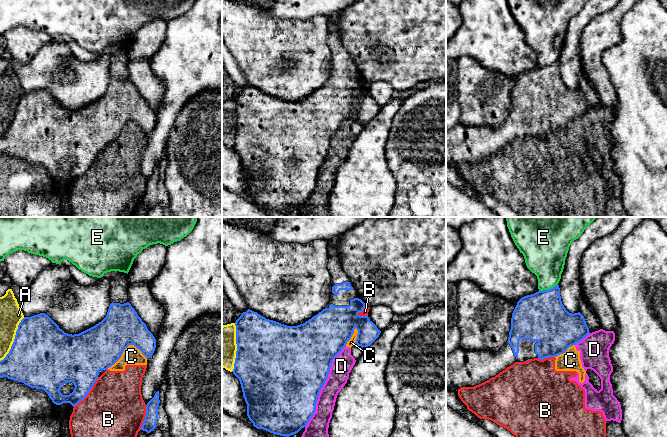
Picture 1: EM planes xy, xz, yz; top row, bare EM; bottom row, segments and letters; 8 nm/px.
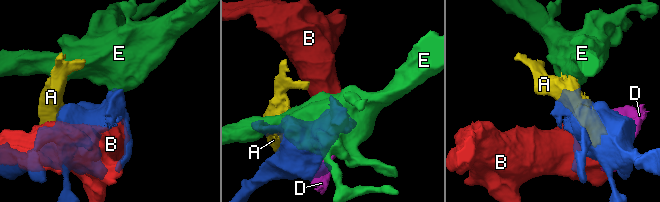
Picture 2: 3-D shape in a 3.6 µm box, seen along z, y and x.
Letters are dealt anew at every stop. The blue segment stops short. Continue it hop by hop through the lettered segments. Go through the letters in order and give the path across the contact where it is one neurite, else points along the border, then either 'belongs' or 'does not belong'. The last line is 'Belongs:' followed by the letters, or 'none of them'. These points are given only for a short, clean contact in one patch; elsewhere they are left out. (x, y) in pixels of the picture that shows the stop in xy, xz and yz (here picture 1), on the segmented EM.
A: does not belong
B: does not belong
C: does not belong
D: does not belong
E: border along yz (557, 284), (550, 288), (539, 290); does not belong
Belongs: none of them

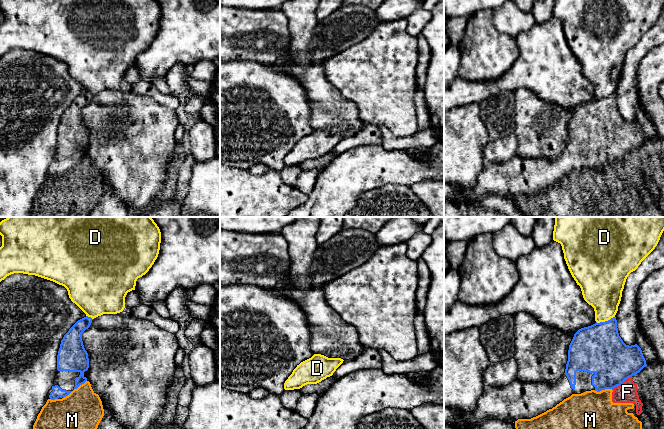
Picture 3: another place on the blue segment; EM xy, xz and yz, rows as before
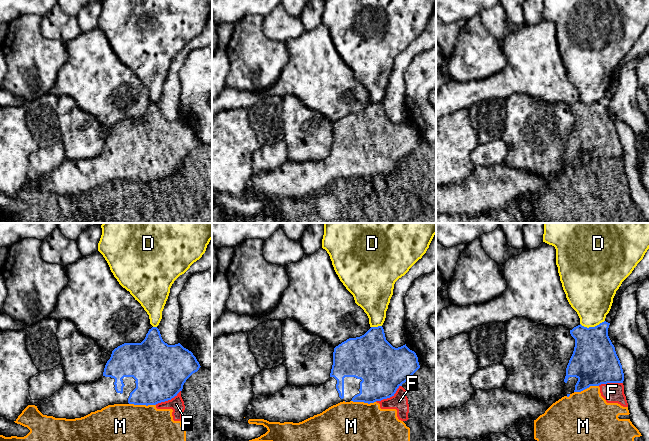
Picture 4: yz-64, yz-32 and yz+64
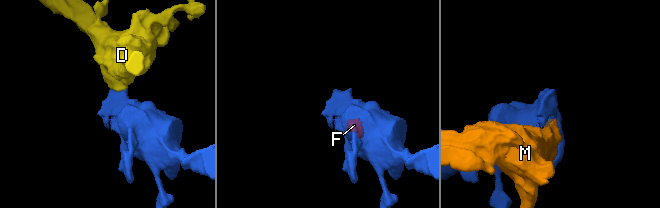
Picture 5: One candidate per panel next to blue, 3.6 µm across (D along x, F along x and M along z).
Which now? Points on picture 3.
D: border along yz (614, 316), (607, 320), (596, 322); does not belong
F: does not belong
M: does not belong
Belongs: none of them

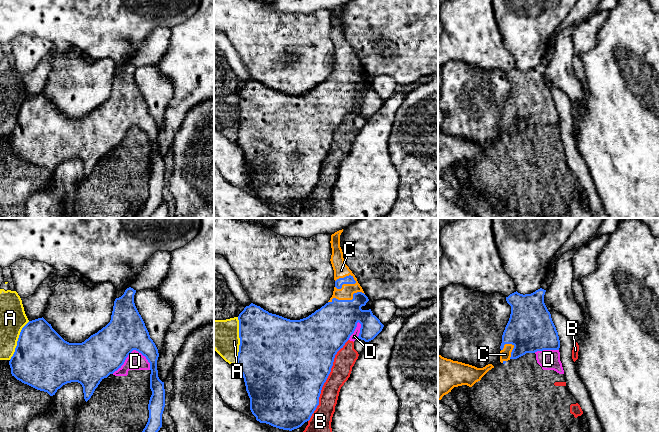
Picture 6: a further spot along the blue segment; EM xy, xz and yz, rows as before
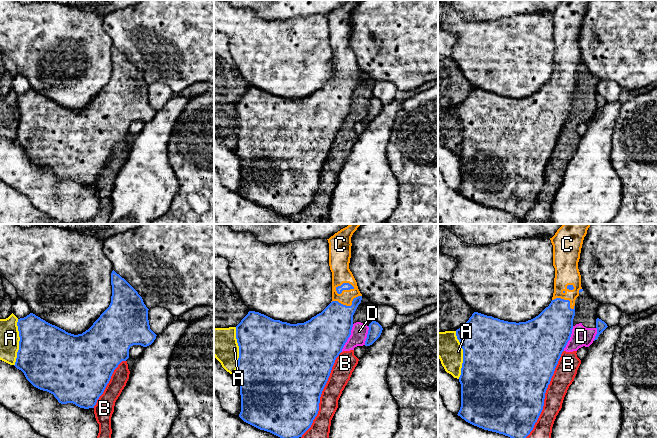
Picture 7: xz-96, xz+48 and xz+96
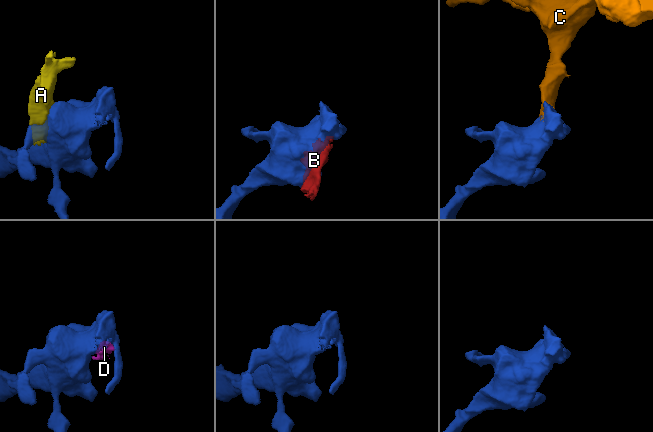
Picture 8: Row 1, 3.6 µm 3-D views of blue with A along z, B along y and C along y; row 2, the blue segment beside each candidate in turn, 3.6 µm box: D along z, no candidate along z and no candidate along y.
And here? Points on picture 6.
A: does not belong
B: does not belong
C: belongs
D: does not belong
Belongs: C

